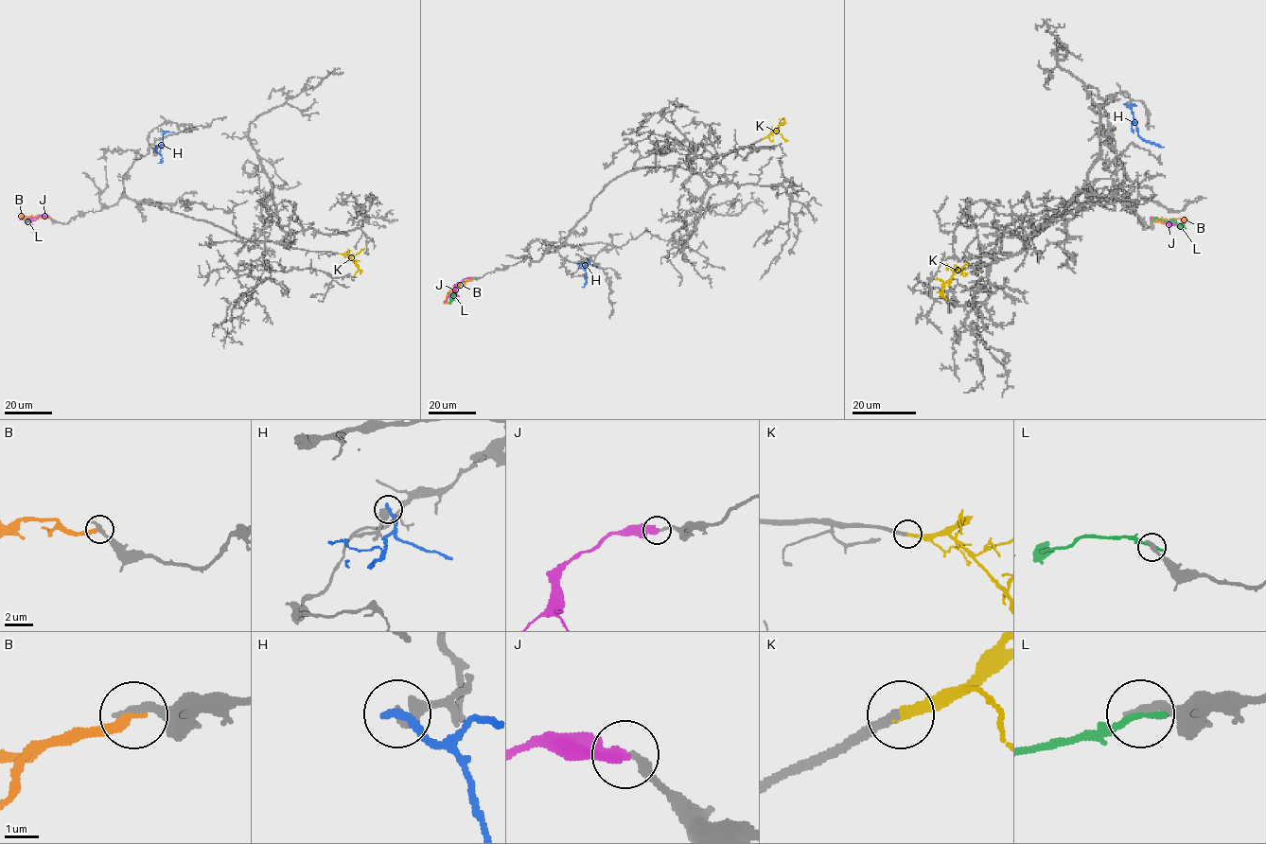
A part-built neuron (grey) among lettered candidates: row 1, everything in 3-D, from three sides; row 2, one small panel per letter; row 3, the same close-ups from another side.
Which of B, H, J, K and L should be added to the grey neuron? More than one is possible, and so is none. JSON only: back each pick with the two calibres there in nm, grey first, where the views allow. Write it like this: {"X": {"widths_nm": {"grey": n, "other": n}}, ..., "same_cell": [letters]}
{"K": {"widths_nm": {"grey": 280, "other": 300}}, "same_cell": ["K"]}

